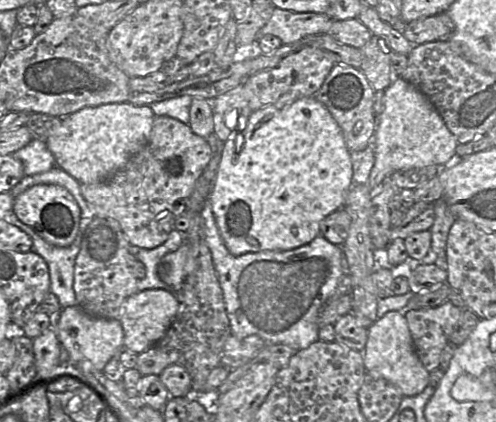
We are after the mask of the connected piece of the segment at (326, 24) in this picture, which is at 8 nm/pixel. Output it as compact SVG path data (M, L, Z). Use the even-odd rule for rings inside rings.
M275 7L269 22L258 32L257 39L274 35L283 45L290 45L307 36L327 34L332 22L325 14L295 13Z

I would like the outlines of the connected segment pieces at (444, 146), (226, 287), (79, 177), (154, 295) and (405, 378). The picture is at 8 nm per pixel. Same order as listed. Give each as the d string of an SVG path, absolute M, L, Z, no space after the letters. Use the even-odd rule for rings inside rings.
M401 77L395 78L384 90L382 104L383 110L376 118L376 130L372 140L375 161L368 180L372 194L392 173L432 165L445 168L457 158L456 138L429 98L414 85Z
M210 200L205 202L200 215L223 290L231 335L238 339L257 335L266 345L284 344L295 351L318 341L320 313L346 271L342 248L319 235L310 243L292 250L263 250L234 256L221 236Z
M131 102L85 107L61 117L45 139L57 167L80 184L97 184L111 178L149 141L155 115L150 105Z
M146 289L128 297L121 306L119 321L124 332L124 349L140 354L157 342L167 333L178 310L178 299L173 291L165 289Z
M389 311L368 328L363 352L364 365L370 375L379 375L398 387L404 397L420 394L429 385L430 373L421 363L403 312Z

